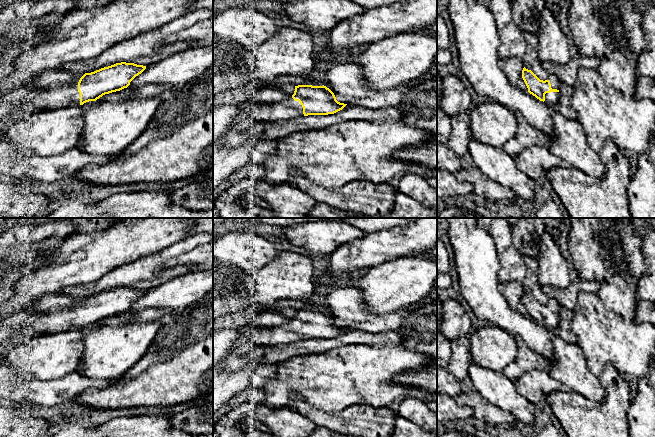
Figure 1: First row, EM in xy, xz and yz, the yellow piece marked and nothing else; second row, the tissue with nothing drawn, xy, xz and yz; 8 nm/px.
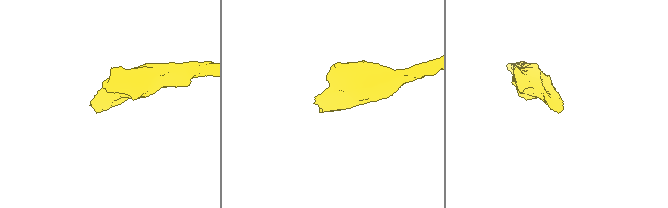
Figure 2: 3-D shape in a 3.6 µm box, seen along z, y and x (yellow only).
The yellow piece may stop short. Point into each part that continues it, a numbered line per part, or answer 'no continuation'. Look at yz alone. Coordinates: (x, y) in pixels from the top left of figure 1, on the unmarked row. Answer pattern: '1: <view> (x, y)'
1: yz (553, 322)

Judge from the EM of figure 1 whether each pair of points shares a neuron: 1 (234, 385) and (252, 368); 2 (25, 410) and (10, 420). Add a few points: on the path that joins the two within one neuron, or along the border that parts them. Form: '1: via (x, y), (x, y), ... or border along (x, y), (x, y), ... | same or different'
1: via (238, 381), (248, 372) | same
2: border along (14, 407), (20, 415), (32, 415) | different

